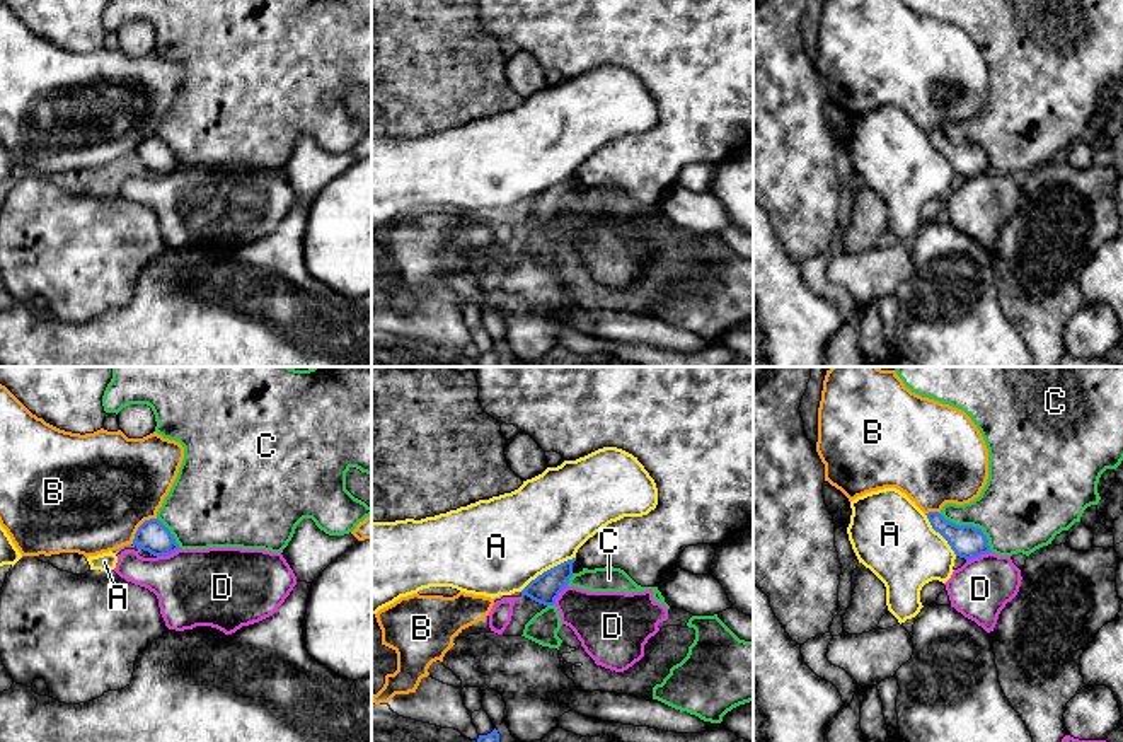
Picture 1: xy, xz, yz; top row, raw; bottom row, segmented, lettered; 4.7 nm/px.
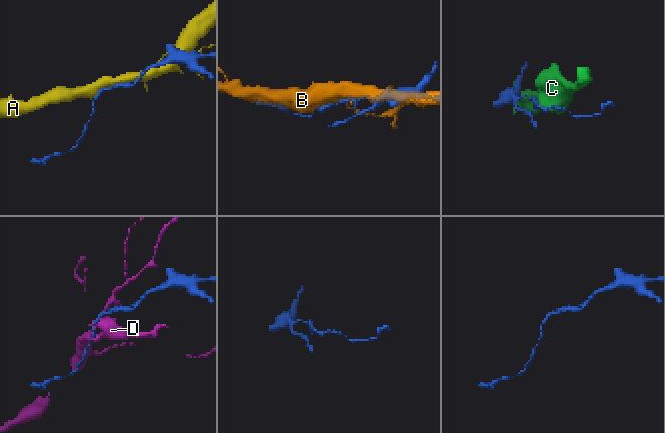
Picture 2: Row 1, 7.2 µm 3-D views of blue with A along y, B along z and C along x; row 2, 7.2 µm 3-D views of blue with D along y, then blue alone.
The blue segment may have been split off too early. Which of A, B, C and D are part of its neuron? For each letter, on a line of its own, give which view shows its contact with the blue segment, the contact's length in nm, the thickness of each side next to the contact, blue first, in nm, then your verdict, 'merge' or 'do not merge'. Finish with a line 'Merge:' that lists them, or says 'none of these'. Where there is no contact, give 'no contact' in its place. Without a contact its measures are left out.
A: contact in xz; length 300 nm; calibres 140 and 440 nm; do not merge
B: contact in xy; length 170 nm; calibres 150 and 500 nm; do not merge
C: contact in yz; length 320 nm; calibres 160 and 400 nm; do not merge
D: contact in yz; length 130 nm; calibres 160 and 280 nm; do not merge
Merge: none of these

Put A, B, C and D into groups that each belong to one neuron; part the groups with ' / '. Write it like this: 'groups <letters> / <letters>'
groups A / B / C / D

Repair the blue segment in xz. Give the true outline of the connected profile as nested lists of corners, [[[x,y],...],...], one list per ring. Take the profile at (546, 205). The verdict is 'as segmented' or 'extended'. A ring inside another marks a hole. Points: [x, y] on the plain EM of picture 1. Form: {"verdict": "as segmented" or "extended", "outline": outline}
{"verdict": "as segmented", "outline": [[[576,176],[544,189],[521,208],[521,213],[544,223],[554,223],[556,217],[567,205],[569,196],[573,194],[574,179]]]}

